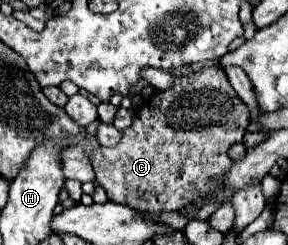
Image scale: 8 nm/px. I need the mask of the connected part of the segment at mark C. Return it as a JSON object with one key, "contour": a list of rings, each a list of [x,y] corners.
{"contour":[[[219,65],[205,67],[185,77],[177,77],[171,89],[155,91],[145,99],[129,133],[123,131],[121,143],[117,147],[97,147],[91,155],[91,165],[99,185],[107,191],[111,201],[129,205],[137,211],[179,211],[201,195],[211,193],[219,185],[219,179],[227,175],[227,167],[231,167],[229,149],[243,141],[249,123],[249,109],[229,85],[225,71]]]}

